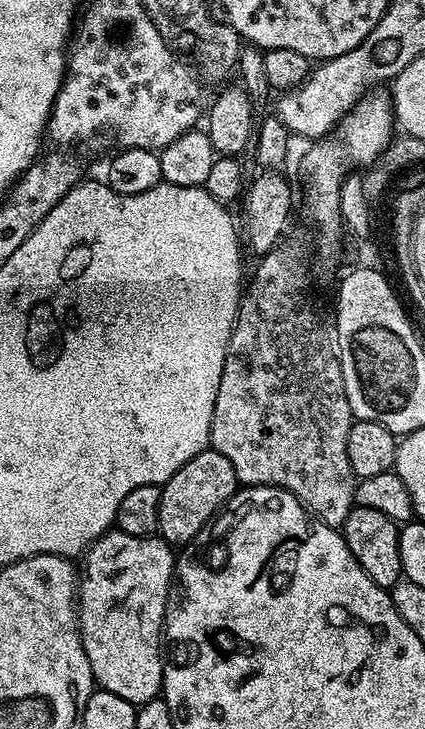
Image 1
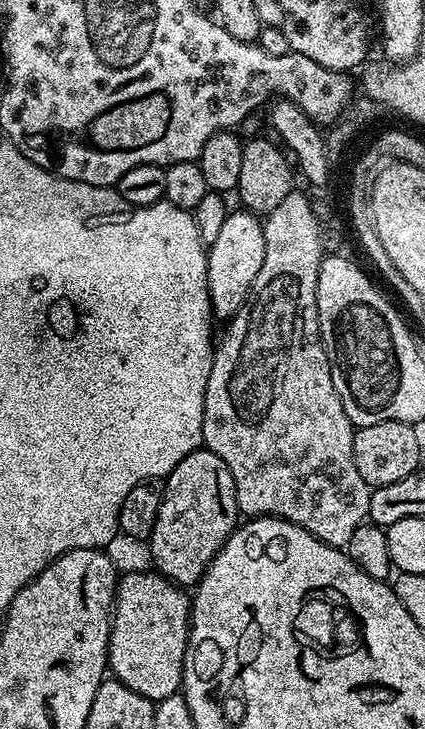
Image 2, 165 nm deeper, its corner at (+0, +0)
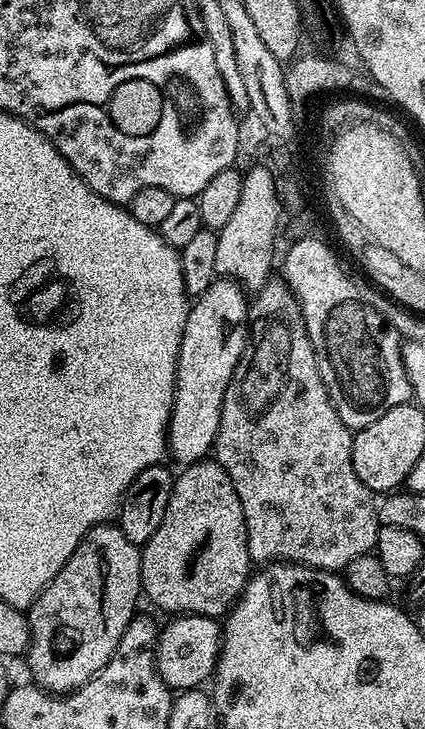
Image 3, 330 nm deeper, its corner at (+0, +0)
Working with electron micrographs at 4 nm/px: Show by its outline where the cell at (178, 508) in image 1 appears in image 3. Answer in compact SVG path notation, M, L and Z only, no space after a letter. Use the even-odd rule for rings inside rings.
M205 458L189 464L184 472L172 481L170 506L166 506L166 518L162 526L154 530L150 539L142 545L140 553L140 586L145 597L149 596L168 614L189 616L227 617L233 604L244 593L248 577L254 568L252 555L248 553L248 531L242 514L242 502L230 482L230 474L215 459Z

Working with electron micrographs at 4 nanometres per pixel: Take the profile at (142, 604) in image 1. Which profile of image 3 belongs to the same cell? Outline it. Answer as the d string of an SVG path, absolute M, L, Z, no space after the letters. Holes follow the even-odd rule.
M177 615L168 625L158 632L158 659L156 669L173 690L200 688L203 680L211 681L216 671L216 660L220 657L220 641L222 624L219 619L211 616Z

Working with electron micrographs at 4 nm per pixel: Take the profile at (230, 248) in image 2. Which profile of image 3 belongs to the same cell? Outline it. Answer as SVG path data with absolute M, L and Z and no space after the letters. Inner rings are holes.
M217 278L201 296L191 301L186 330L182 334L180 357L176 363L176 395L172 398L172 417L168 423L168 452L180 466L196 464L213 451L222 418L222 402L226 398L226 386L238 366L248 342L249 297L235 280Z

